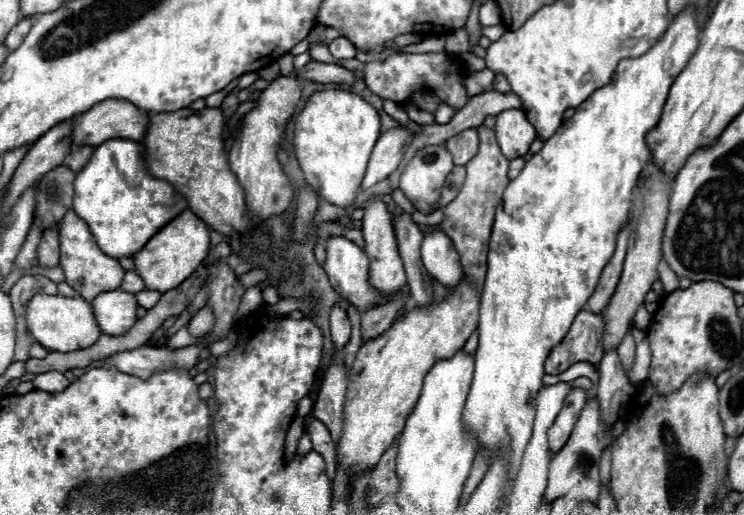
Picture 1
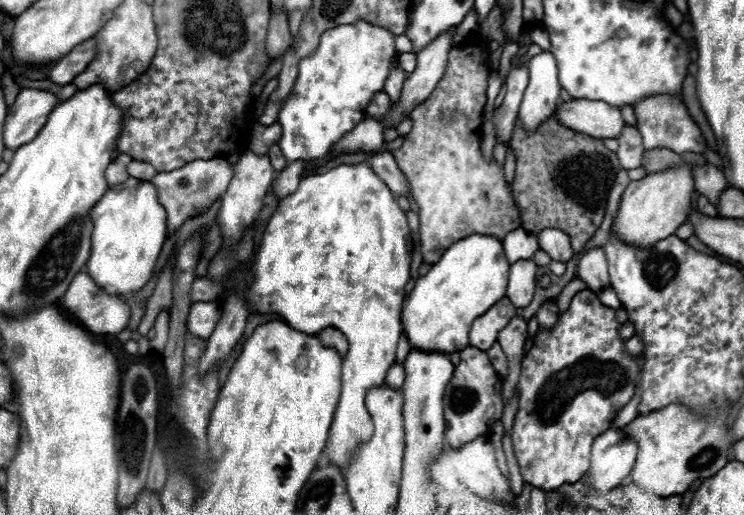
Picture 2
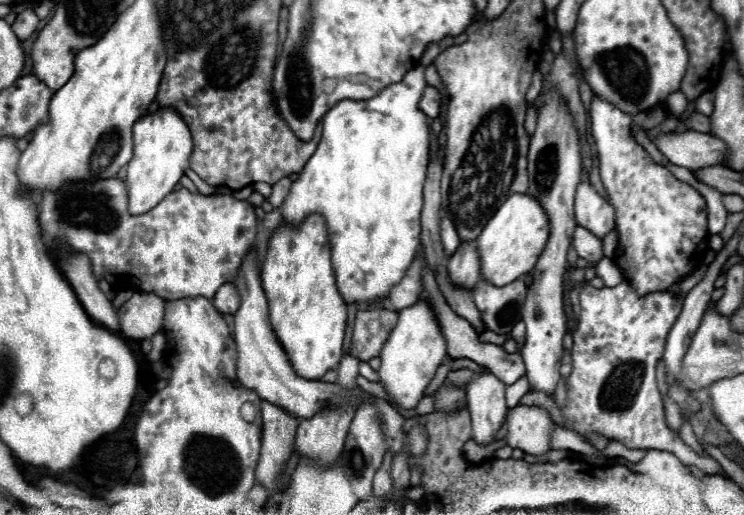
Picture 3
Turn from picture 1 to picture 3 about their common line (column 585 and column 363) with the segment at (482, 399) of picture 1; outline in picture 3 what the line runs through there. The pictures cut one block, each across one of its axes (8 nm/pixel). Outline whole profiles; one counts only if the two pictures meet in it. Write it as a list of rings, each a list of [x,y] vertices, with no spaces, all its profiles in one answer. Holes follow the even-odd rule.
[[[418,64],[406,72],[402,82],[390,84],[372,100],[344,100],[330,108],[322,120],[322,138],[316,152],[292,182],[292,188],[280,206],[282,220],[294,228],[300,226],[310,214],[320,214],[324,218],[336,286],[346,304],[368,306],[376,300],[388,298],[392,286],[404,278],[418,254],[422,188],[426,180],[430,142],[428,116],[418,110],[424,86],[424,66]]]

